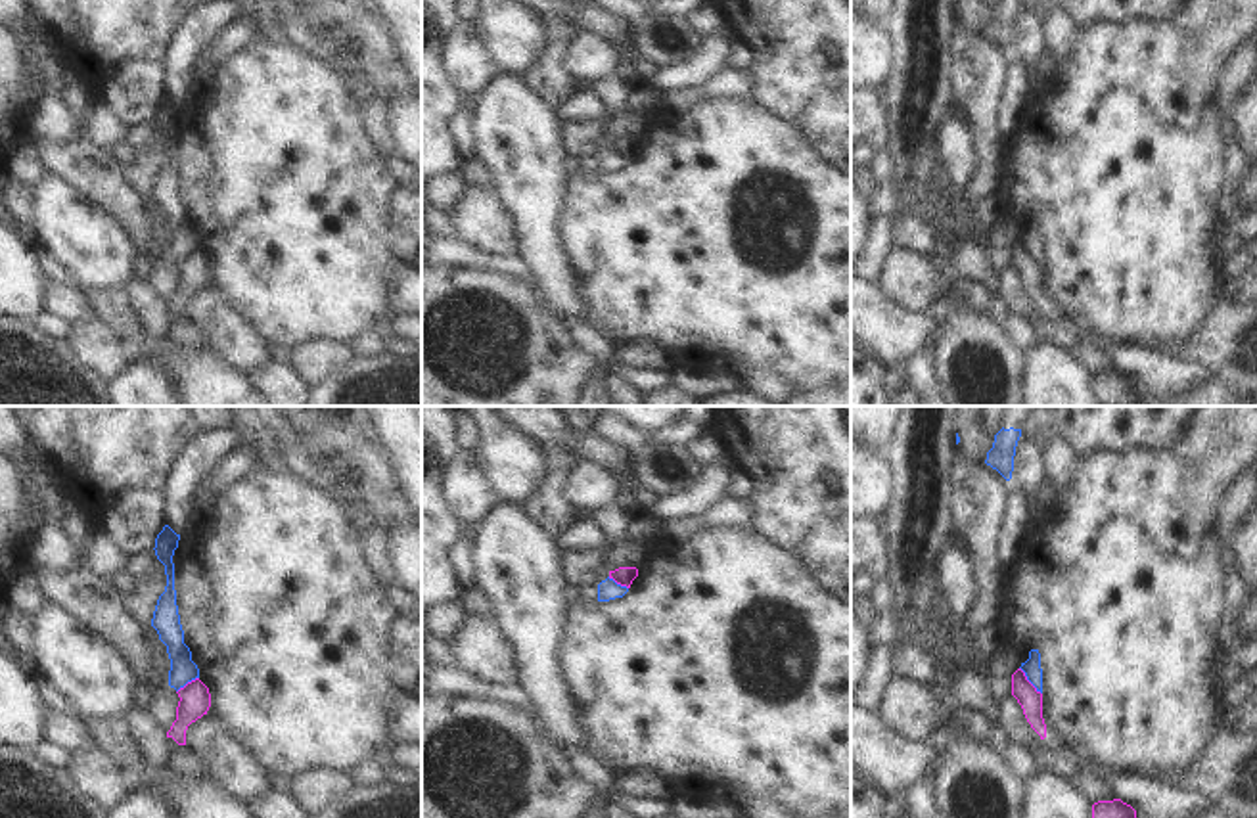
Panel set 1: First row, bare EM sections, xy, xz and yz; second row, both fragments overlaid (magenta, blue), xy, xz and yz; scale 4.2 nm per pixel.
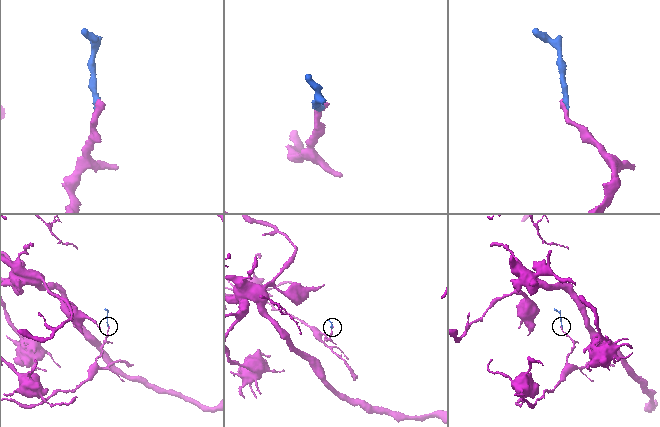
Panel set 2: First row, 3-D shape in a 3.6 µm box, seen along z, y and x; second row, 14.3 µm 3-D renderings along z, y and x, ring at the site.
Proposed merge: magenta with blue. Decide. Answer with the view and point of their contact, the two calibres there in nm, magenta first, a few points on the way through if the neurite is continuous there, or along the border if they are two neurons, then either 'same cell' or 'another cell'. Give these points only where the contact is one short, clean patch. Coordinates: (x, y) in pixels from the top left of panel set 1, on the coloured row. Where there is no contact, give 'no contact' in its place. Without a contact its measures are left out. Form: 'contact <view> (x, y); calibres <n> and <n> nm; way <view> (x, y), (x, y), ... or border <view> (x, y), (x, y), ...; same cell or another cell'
contact yz (1028, 681); calibres 100 and 80 nm; border yz (1020, 667), (1041, 694); another cell

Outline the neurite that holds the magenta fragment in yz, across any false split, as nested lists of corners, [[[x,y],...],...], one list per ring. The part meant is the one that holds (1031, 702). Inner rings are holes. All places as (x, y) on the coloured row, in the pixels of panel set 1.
[[[1021,669],[1012,674],[1012,695],[1021,705],[1031,728],[1044,739],[1046,724],[1042,718],[1042,693],[1027,680]]]

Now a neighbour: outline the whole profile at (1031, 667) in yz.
[[[1039,649],[1029,651],[1029,659],[1019,667],[1027,680],[1042,693],[1042,669],[1040,669],[1040,653]]]

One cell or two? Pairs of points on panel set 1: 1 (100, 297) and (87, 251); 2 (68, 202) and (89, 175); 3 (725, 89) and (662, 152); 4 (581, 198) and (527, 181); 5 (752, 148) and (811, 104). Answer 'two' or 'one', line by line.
1: two
2: two
3: two
4: two
5: two

